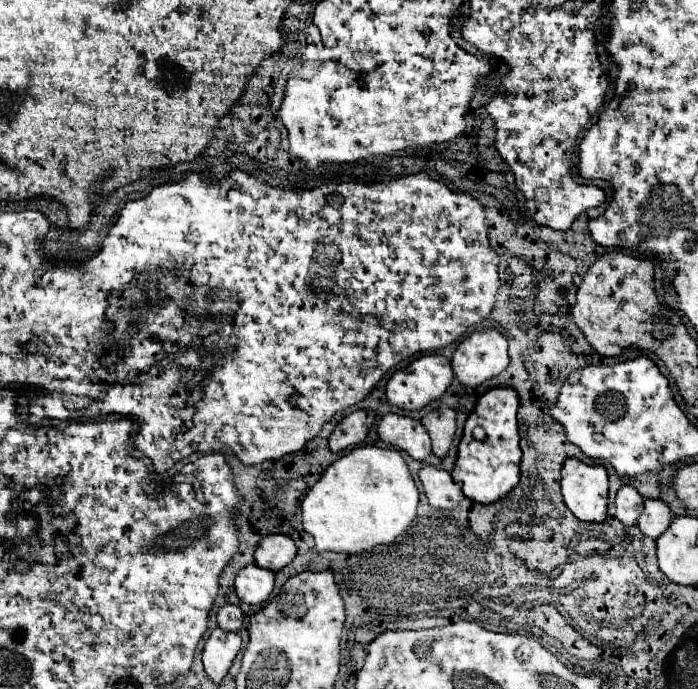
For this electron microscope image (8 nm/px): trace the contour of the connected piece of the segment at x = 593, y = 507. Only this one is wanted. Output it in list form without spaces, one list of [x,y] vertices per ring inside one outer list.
[[[568,458],[562,466],[562,496],[570,512],[584,522],[604,522],[608,514],[608,474],[602,466],[588,466]]]

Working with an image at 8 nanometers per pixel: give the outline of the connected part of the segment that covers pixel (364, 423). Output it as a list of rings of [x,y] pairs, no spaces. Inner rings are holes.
[[[354,410],[352,414],[348,414],[332,432],[330,450],[342,452],[342,450],[348,450],[350,446],[360,444],[368,436],[368,430],[372,428],[374,418],[376,414],[372,410]]]

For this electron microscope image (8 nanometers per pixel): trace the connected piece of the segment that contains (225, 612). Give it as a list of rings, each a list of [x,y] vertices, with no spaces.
[[[226,604],[220,608],[218,612],[218,626],[226,632],[238,632],[244,624],[244,612],[240,610],[240,606],[234,604]]]

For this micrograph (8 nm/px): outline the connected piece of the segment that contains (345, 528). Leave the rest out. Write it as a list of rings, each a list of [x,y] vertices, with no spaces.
[[[360,446],[346,452],[334,464],[328,466],[322,478],[306,492],[300,508],[302,508],[304,530],[316,540],[318,552],[330,550],[330,552],[342,552],[342,554],[354,556],[354,554],[364,554],[366,550],[372,550],[376,546],[392,544],[400,534],[406,532],[406,528],[416,518],[418,488],[398,450],[378,448],[378,446]]]

